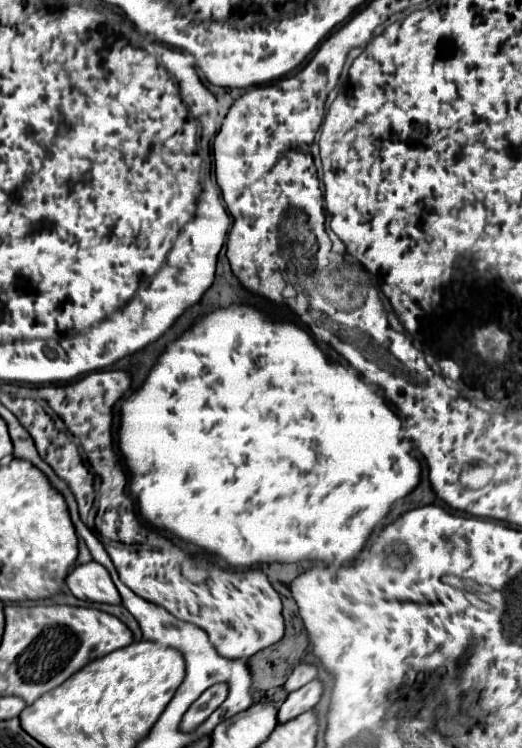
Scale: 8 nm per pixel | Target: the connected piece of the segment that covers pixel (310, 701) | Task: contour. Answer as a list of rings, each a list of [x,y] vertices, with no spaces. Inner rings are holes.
[[[313,679],[311,683],[303,685],[303,689],[289,693],[285,703],[279,707],[279,713],[277,713],[279,723],[285,723],[285,721],[301,715],[303,711],[315,707],[319,703],[321,695],[323,695],[323,683],[319,679]]]

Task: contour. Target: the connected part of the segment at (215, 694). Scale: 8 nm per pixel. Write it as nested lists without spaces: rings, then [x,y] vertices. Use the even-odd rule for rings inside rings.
[[[215,683],[211,685],[195,703],[189,707],[181,721],[180,729],[183,732],[192,732],[205,719],[207,719],[213,711],[227,699],[229,687],[227,683]]]

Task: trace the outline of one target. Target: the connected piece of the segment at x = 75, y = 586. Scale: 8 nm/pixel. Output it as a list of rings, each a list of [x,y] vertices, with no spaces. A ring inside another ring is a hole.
[[[95,561],[77,565],[75,571],[71,571],[69,575],[71,577],[67,577],[67,587],[75,597],[95,603],[121,603],[119,591],[115,589],[115,583],[111,581],[111,575],[107,575],[107,569],[103,569],[103,565]]]

